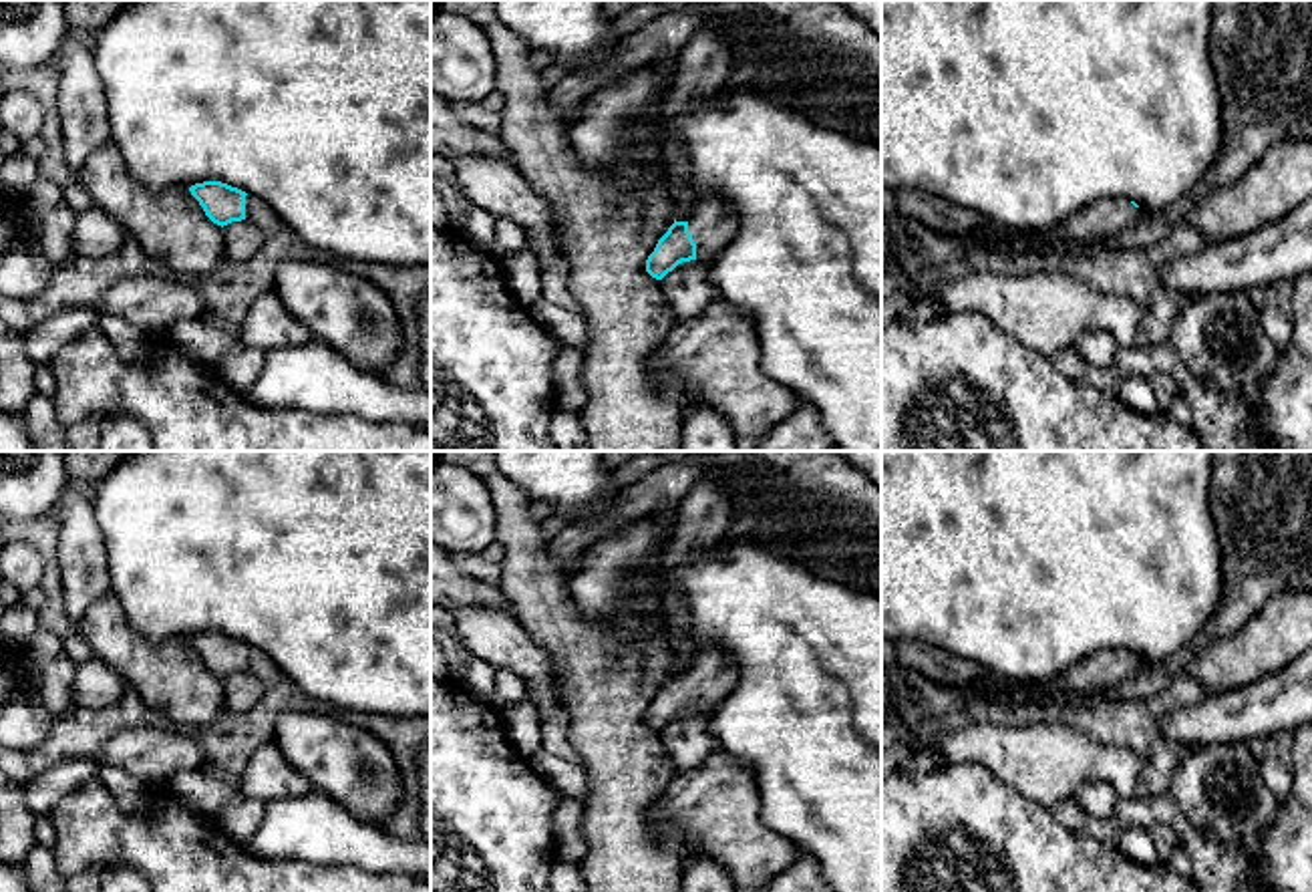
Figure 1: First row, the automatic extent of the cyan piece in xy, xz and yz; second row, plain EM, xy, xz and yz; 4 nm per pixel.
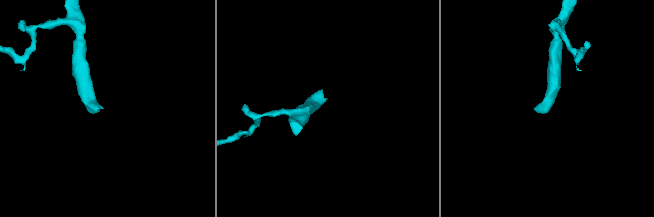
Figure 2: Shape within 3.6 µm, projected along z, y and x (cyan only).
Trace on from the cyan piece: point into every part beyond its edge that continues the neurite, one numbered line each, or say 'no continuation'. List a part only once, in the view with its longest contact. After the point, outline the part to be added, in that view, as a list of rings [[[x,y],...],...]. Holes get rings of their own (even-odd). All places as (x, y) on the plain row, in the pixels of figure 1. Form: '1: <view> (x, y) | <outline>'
1: xz (711, 677) | [[[706,644],[696,652],[688,683],[696,709],[712,711],[734,689],[734,666],[720,648]]]

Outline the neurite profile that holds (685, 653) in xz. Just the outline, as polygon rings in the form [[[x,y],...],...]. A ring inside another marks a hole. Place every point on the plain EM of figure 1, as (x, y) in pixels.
[[[674,592],[666,596],[664,610],[672,630],[670,648],[674,652],[674,671],[688,673],[696,658],[694,646],[688,642],[688,610]]]

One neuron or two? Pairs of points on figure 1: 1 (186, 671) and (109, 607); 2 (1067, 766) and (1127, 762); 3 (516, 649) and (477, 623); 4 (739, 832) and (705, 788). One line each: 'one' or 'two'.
1: one
2: one
3: one
4: one

